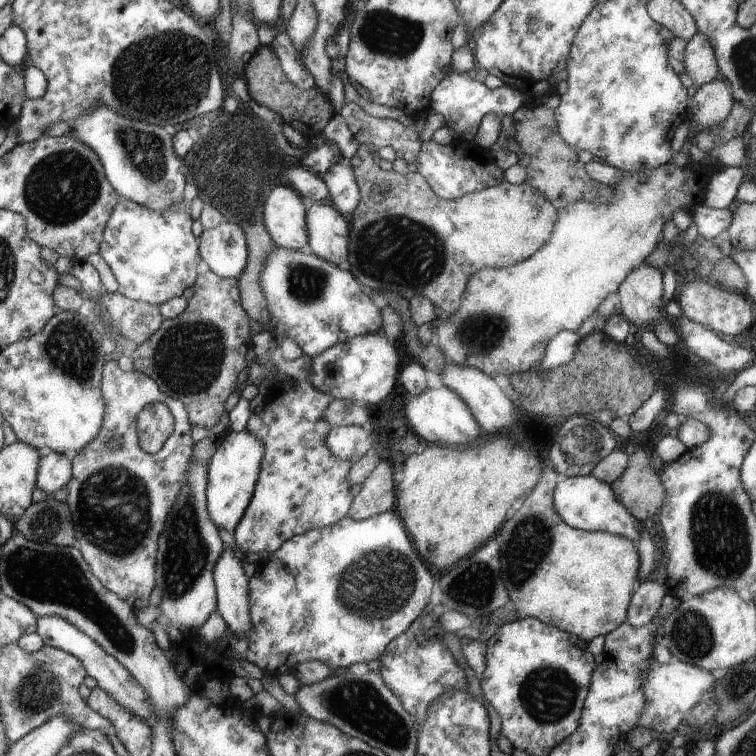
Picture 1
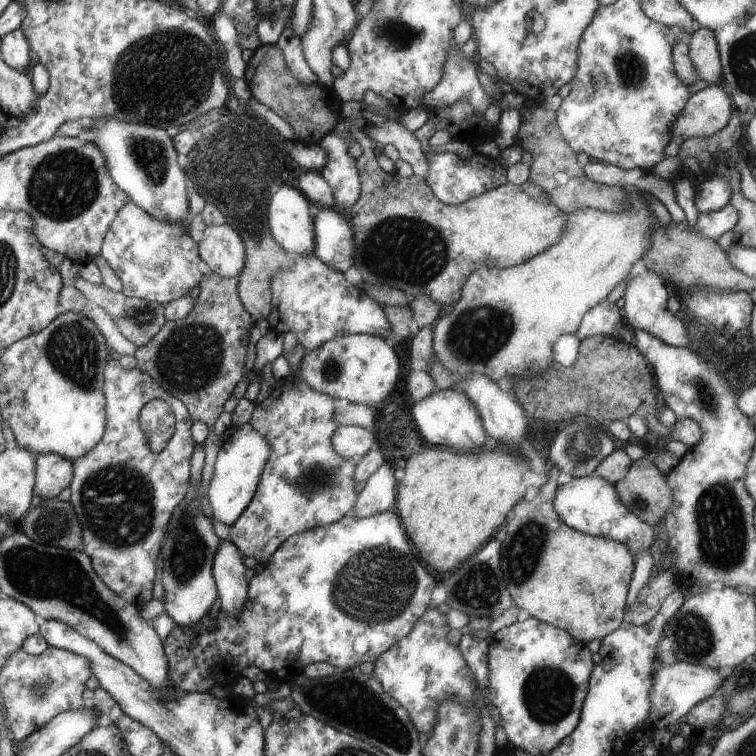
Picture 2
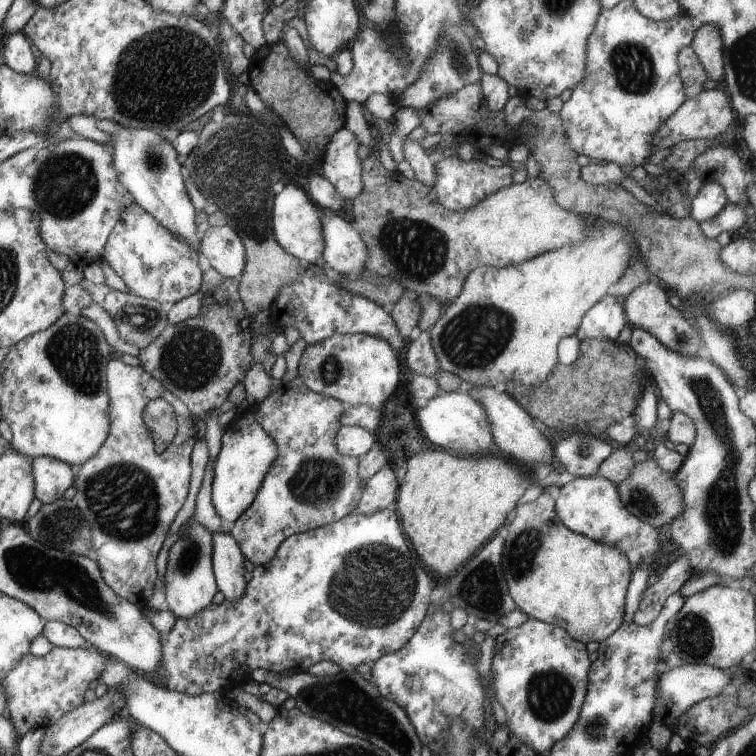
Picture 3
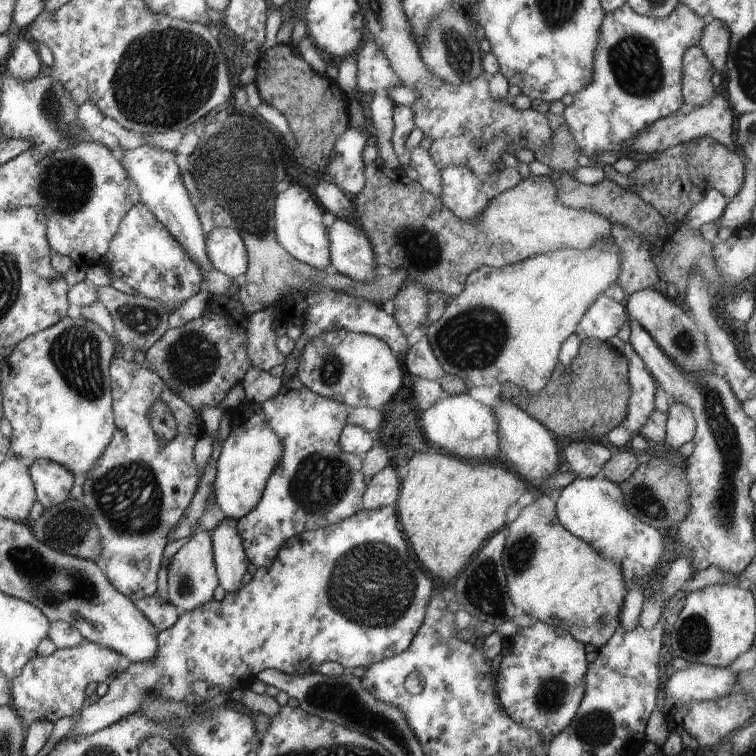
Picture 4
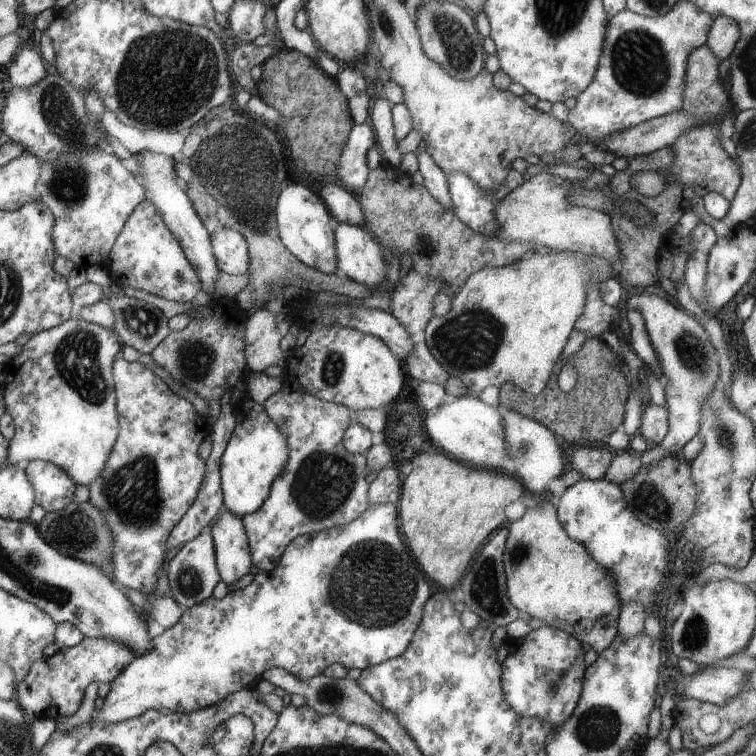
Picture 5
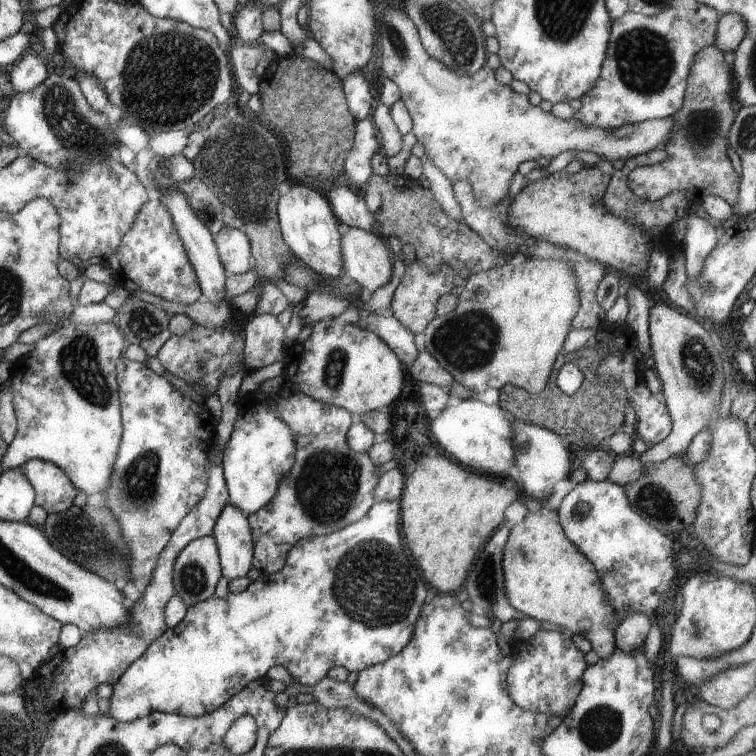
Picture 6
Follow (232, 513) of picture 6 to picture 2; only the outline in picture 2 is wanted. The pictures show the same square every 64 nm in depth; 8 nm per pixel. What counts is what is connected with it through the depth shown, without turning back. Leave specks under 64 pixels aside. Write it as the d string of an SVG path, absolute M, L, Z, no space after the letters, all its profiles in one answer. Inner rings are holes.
M221 540L214 560L214 580L217 581L221 612L228 617L238 617L248 600L249 583L243 561L243 555L232 541Z

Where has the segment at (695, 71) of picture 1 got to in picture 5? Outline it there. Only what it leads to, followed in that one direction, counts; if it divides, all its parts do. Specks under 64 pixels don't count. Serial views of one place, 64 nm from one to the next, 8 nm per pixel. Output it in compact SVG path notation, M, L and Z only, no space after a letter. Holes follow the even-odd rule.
M717 17L710 28L706 47L717 57L726 60L733 55L739 38L737 23L727 17Z

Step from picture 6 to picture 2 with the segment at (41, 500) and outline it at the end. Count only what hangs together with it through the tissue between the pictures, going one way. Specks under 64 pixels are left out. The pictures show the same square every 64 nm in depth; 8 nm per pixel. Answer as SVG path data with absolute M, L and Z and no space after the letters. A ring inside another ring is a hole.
M53 453L38 456L37 487L40 499L54 499L73 480L73 462Z

